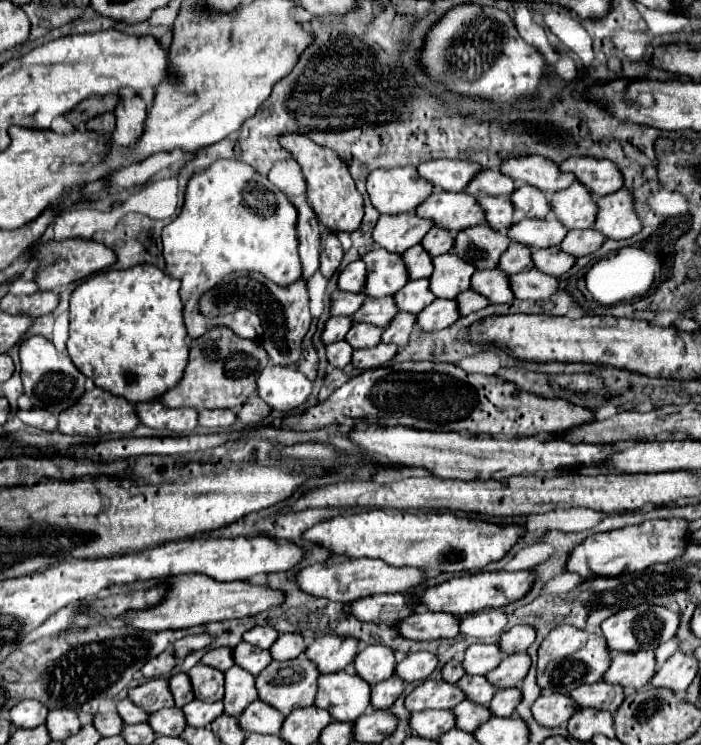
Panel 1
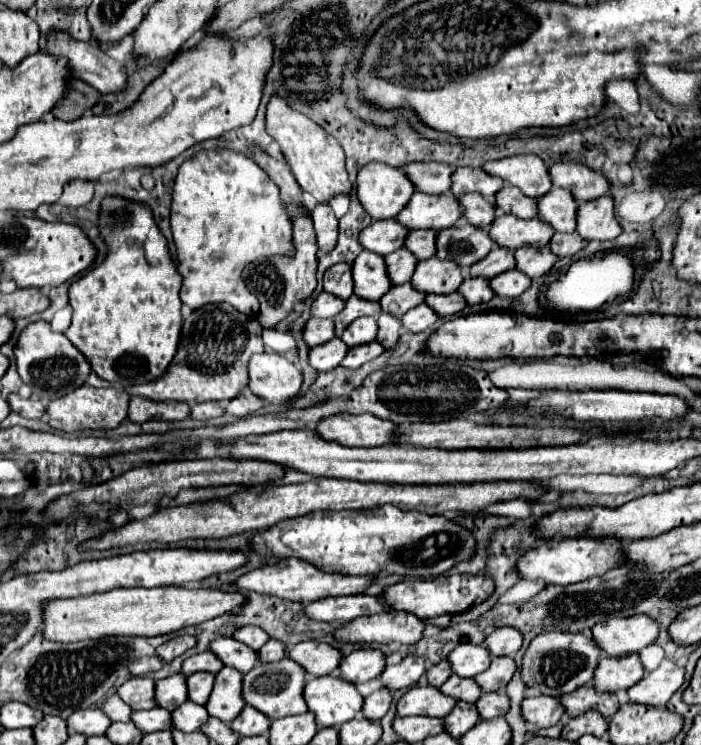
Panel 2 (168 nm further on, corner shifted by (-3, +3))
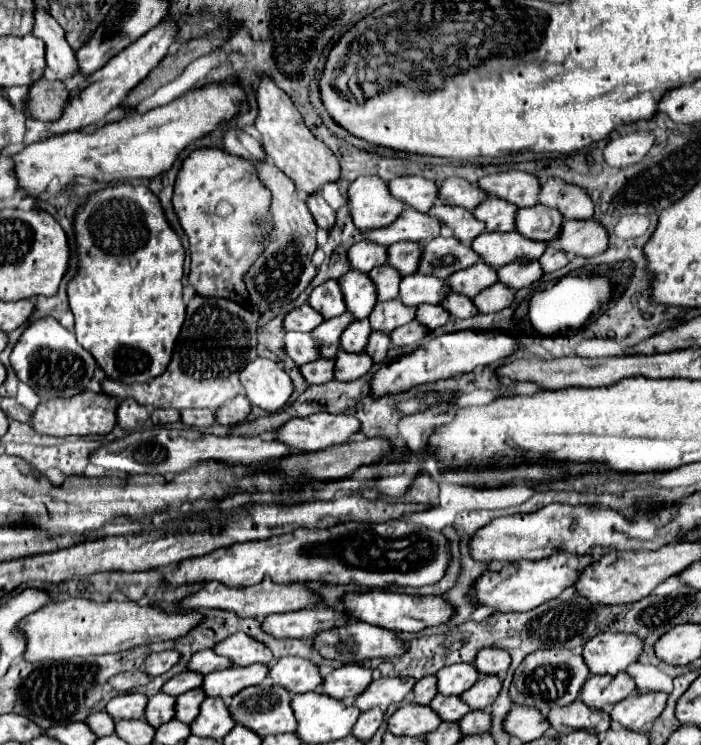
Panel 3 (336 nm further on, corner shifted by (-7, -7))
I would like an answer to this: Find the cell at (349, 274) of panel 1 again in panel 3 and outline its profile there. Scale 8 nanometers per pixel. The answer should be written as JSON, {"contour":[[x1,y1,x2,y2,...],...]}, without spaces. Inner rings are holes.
{"contour":[[328,280,328,282,320,284,318,288,314,288,308,304,312,308,320,310,324,318,334,318,334,316,340,316,346,312,344,294,342,294,338,280]]}

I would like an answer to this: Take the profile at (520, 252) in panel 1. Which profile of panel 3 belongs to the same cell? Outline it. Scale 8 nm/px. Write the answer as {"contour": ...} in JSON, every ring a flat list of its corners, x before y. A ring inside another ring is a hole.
{"contour":[[480,260,472,268,466,268,466,270,456,272,454,276,450,276,446,280,446,284,450,284,452,292,464,294,468,298,474,298,476,294,480,294,482,290,486,290,488,286,492,286,496,282,498,282,496,268,488,266,484,260]]}

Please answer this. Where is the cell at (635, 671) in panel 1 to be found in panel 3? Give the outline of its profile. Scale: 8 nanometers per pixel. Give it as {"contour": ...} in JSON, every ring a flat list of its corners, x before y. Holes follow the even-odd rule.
{"contour":[[620,672,610,680,610,676,590,676,580,692,580,698,600,710,610,710,616,702,624,700,636,690,636,682,628,672]]}

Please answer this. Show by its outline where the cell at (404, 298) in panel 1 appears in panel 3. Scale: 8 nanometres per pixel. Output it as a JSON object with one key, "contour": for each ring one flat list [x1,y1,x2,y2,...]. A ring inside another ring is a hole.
{"contour":[[388,300,388,302,378,302,368,316,372,330,380,330,390,334,398,326,404,326,416,318,416,308,408,308,406,304,400,304,400,300]]}

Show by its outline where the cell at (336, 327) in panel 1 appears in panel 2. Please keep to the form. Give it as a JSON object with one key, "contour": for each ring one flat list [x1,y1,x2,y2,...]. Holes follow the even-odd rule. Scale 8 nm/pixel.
{"contour":[[310,318,304,328,304,342,308,348,334,338,334,322,328,318]]}

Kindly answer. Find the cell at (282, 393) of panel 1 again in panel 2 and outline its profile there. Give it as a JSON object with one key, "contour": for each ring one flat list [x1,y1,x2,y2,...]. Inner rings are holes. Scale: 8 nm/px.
{"contour":[[262,352,250,358,248,378,250,390,270,404,292,400,302,386,302,372,298,366,274,352]]}

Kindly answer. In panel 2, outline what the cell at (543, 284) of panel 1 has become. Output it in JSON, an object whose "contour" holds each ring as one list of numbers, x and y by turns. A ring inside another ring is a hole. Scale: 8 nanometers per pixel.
{"contour":[[508,270,490,280,490,286,496,296,506,296,506,298,518,298,524,290,530,286,530,278,520,274,520,270]]}

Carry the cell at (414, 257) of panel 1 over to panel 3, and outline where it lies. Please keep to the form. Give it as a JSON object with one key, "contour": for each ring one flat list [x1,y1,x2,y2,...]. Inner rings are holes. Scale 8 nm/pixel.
{"contour":[[384,264,380,268,374,268,370,272,376,288,378,288,378,300,394,300,398,298,398,290,400,290,400,280,402,274,396,272,396,268,392,268,390,264]]}

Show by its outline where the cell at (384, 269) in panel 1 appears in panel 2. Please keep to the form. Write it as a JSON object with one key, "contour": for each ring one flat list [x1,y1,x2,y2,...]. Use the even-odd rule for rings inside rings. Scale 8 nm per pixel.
{"contour":[[368,250,360,252,352,262,352,280,354,294,366,300,380,300,392,286,388,282,384,258,378,254,370,254]]}

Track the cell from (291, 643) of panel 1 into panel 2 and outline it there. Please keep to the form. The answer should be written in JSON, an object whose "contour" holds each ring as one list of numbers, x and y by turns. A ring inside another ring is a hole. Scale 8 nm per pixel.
{"contour":[[268,640,258,654,258,660,260,662,276,662,276,660,282,660,284,654,286,654,286,648,282,642,276,642,276,640]]}

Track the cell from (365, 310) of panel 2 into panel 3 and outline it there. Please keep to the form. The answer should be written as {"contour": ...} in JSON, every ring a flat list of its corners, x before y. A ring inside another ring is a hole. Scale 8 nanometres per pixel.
{"contour":[[344,312,342,316,336,316,332,320,324,320,324,324,320,324,320,328,312,330,312,336,316,340,322,340,322,350,320,356,324,358,334,358,340,350,340,336,344,332,344,328,348,328,348,324,352,324,356,318,352,316,352,312]]}

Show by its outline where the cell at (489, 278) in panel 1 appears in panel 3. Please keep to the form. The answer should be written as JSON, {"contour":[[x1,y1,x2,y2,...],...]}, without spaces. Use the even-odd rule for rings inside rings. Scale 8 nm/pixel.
{"contour":[[450,294,446,300,442,300,442,306,456,318,470,318,478,314,478,308,474,306,472,298,462,294]]}

